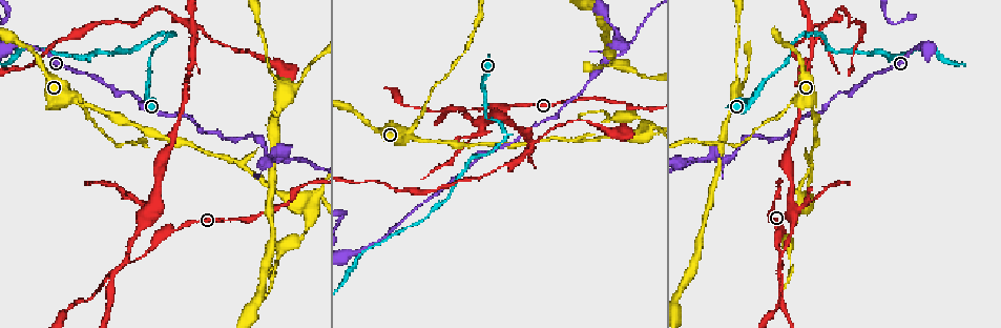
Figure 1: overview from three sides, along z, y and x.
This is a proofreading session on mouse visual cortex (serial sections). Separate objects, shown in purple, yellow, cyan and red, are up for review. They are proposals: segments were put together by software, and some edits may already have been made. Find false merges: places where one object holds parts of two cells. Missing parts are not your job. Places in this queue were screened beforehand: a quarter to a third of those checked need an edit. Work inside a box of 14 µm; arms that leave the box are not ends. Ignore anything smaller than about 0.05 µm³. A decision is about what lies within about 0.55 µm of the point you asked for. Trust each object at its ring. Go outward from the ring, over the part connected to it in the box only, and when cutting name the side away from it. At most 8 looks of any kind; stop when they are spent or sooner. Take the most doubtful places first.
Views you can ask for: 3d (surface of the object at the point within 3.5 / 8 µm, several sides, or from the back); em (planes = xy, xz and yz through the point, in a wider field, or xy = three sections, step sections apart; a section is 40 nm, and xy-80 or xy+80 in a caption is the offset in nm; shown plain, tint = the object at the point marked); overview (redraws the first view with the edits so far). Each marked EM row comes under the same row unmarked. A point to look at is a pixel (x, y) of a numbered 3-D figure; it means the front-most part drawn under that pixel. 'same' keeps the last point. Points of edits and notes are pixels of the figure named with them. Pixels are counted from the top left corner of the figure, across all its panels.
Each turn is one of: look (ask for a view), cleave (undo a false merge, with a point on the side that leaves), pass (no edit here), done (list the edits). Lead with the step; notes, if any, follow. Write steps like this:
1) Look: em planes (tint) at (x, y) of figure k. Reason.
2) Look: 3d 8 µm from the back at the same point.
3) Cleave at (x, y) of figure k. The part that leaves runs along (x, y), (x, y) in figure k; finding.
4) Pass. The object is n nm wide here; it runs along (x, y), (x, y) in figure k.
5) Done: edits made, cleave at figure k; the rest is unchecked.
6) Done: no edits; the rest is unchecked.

Look: 3d 8 µm at (782, 262) of figure 1. Thin neck.

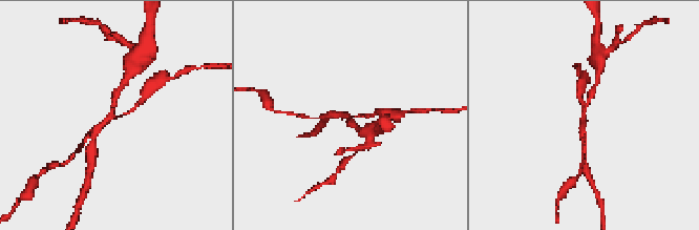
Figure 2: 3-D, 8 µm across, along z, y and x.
Look: em planes (tint) at (349, 116) of figure 2. Now the EM.

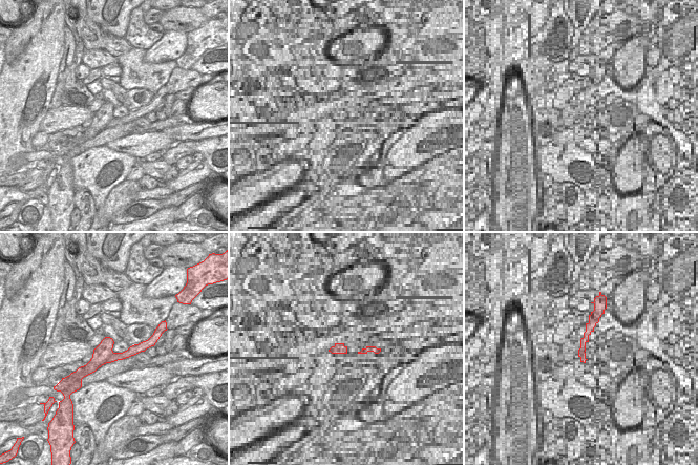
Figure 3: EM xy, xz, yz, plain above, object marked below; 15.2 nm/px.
Cleave at (124, 82) of figure 2. The object is 300 nm wide here; the part that leaves runs along (113, 100), (135, 64) in figure 2; a second cell is stuck on.

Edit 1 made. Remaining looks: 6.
Look: 3d 3.5 µm at (805, 36) of figure 1. Sharp bend.

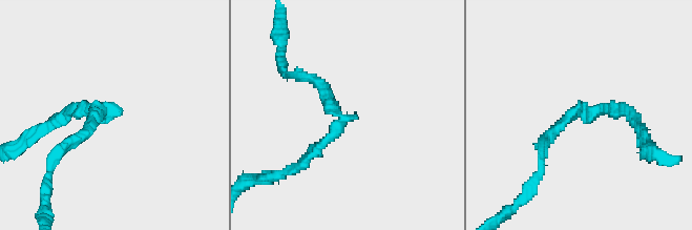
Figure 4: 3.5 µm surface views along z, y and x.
Look: em xy step 3 (tint) at (583, 115) of figure 4. The arms are 150, 150 nm wide.

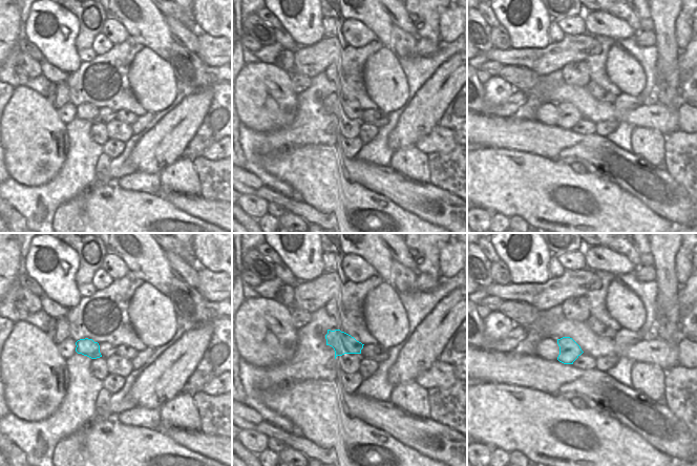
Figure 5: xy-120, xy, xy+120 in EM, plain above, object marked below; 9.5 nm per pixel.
Look: em xy step 1 (tint) at the same point.

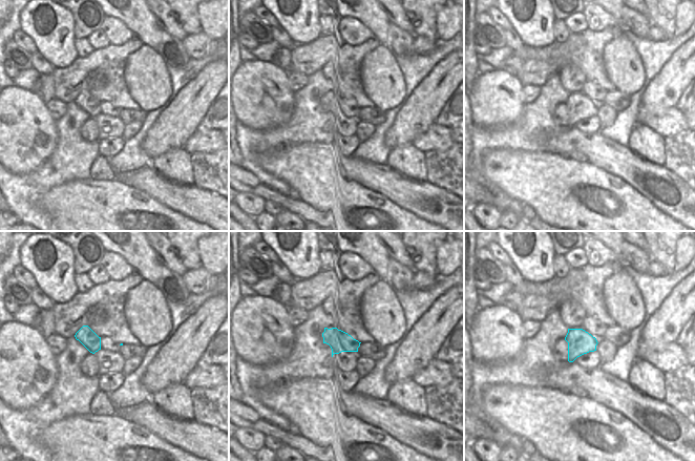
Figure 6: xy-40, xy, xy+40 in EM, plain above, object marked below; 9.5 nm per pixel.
Cleave at (77, 109) of figure 4. The part that leaves runs along (342, 118), (297, 167), (271, 178) in figure 4; two cells meet here.

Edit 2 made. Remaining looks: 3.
Look: 3d 3.5 µm at (307, 202) of figure 1. Abrupt turn.

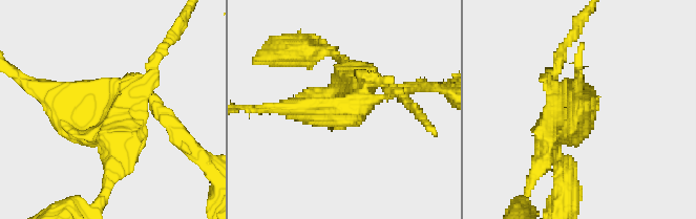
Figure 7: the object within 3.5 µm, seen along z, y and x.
Cleave at (108, 123) of figure 7. Two cells meet here.

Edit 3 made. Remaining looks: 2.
Done: edits made, cleave at figure 2, cleave at figure 4, cleave at figure 7; the rest is unchecked.

